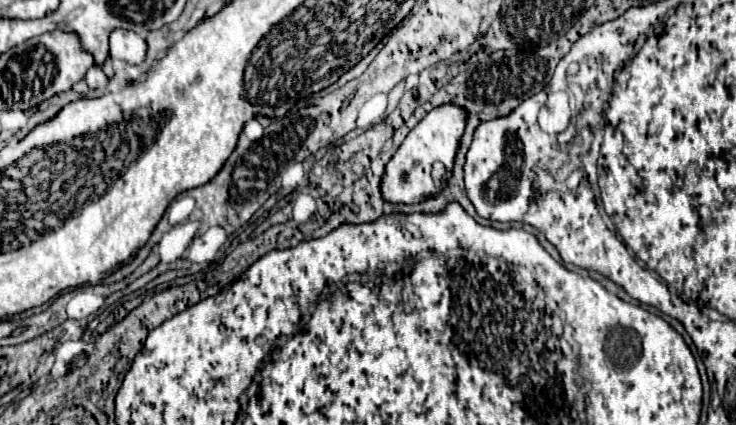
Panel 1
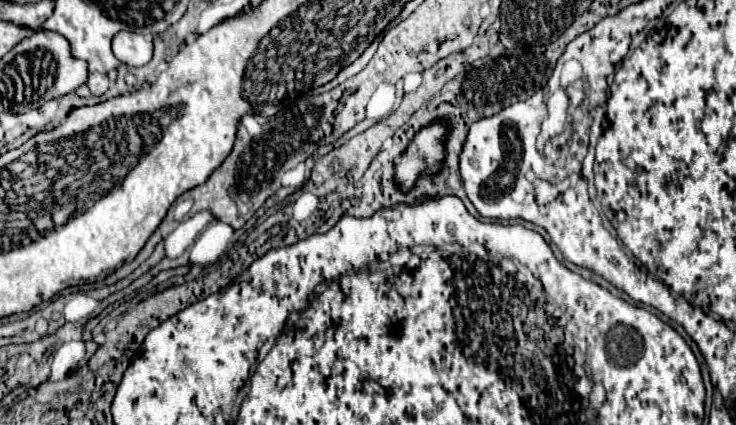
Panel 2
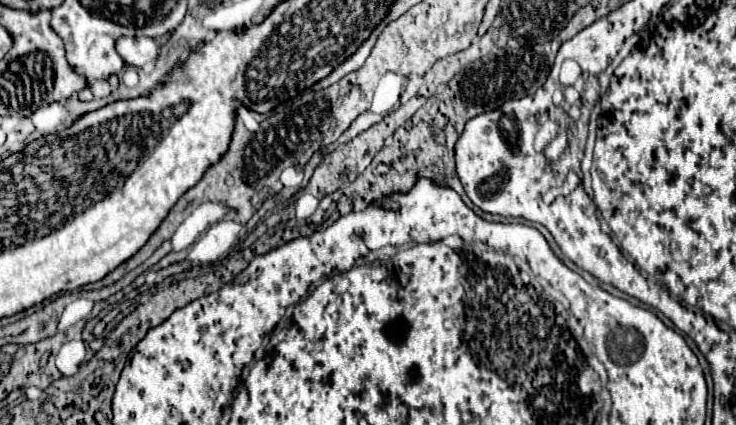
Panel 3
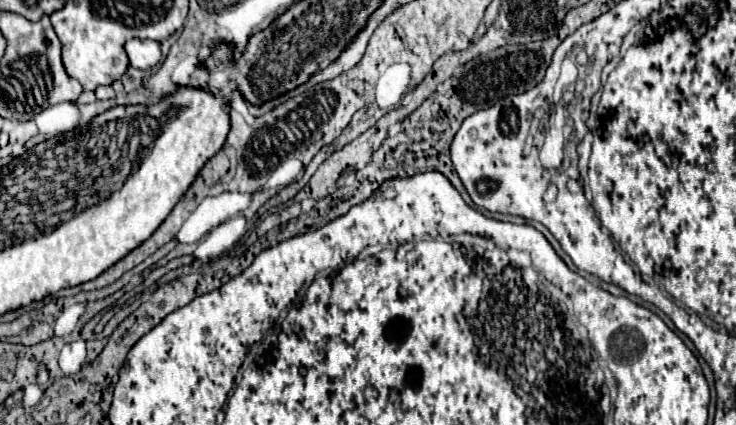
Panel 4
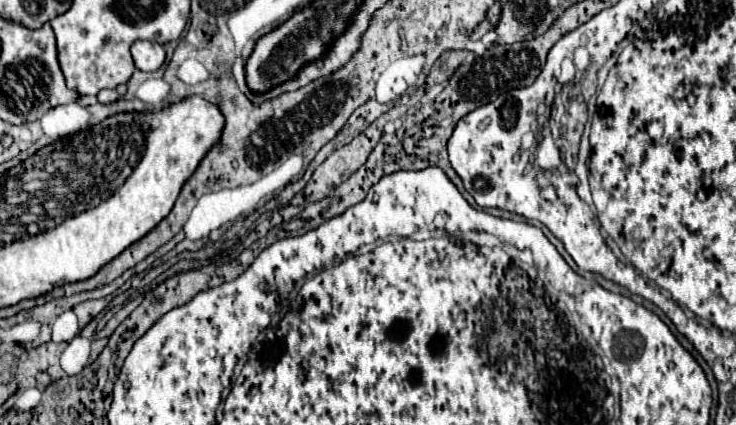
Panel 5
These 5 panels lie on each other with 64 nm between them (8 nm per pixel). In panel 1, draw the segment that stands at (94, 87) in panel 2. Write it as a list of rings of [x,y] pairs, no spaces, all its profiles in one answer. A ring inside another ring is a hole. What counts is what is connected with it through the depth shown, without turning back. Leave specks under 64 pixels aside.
[[[92,64],[86,72],[86,82],[88,82],[90,88],[102,88],[102,86],[108,84],[108,78],[100,68],[96,68],[96,64]]]

